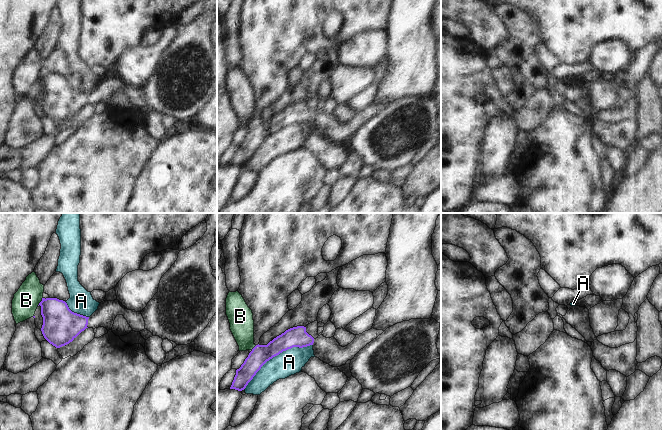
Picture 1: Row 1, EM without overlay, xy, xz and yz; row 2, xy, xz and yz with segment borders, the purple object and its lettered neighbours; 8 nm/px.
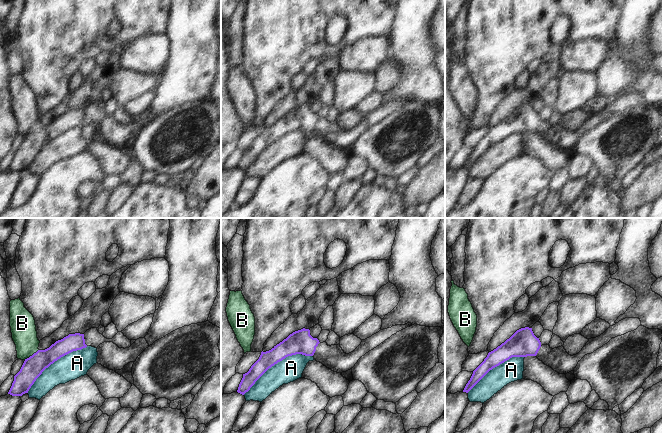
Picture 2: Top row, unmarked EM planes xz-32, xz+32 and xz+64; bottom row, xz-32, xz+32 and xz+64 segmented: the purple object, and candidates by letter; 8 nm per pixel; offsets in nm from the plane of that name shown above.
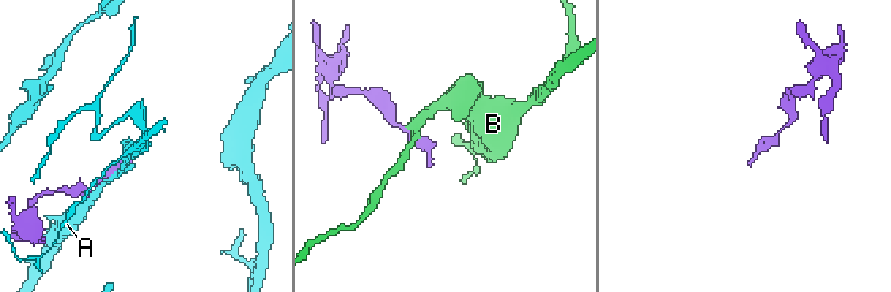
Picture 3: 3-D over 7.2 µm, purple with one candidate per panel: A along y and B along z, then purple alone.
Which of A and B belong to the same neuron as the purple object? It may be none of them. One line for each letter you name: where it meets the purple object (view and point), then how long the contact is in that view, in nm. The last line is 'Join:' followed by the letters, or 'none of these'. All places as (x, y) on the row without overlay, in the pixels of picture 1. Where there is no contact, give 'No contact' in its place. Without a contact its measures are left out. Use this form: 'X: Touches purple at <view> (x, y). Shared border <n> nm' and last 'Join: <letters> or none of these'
Join: none of these

